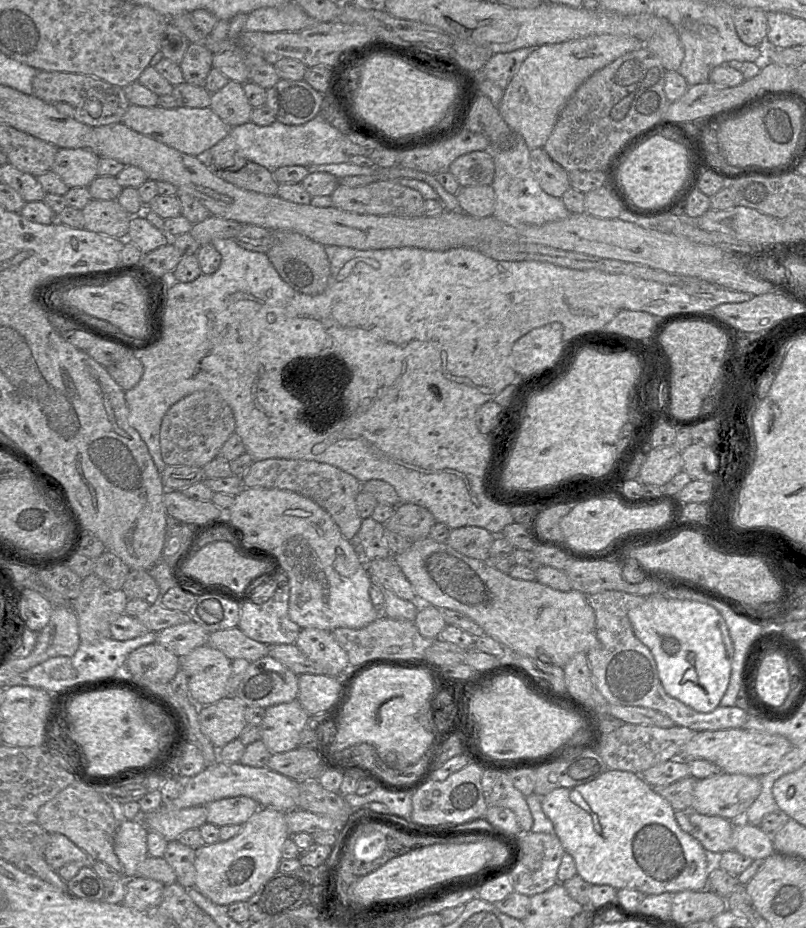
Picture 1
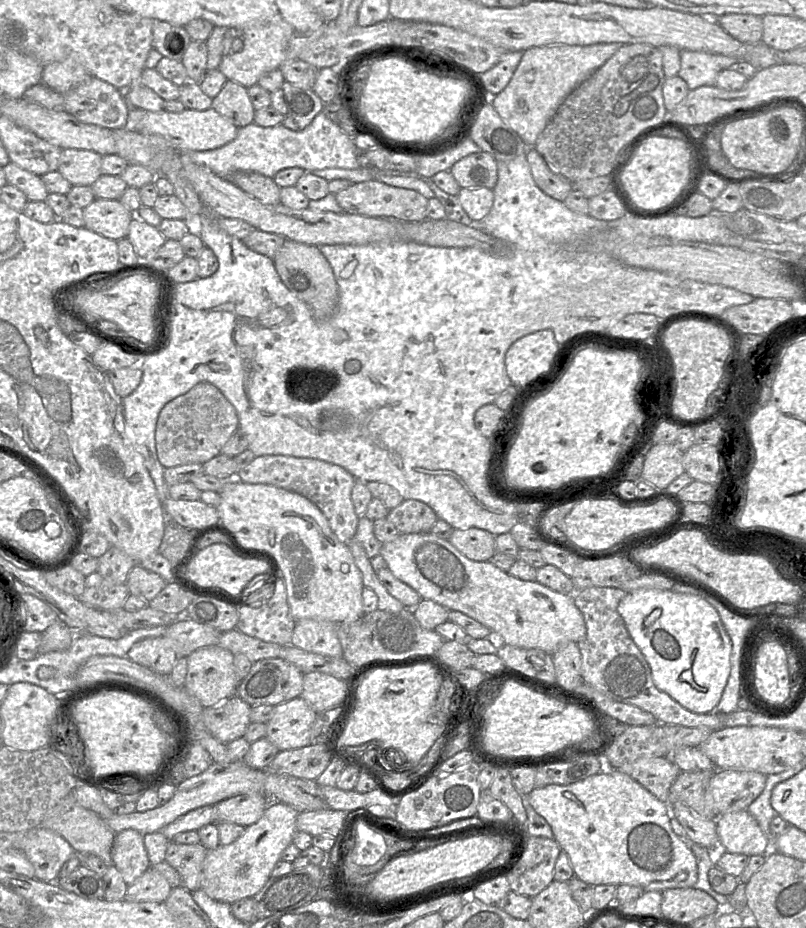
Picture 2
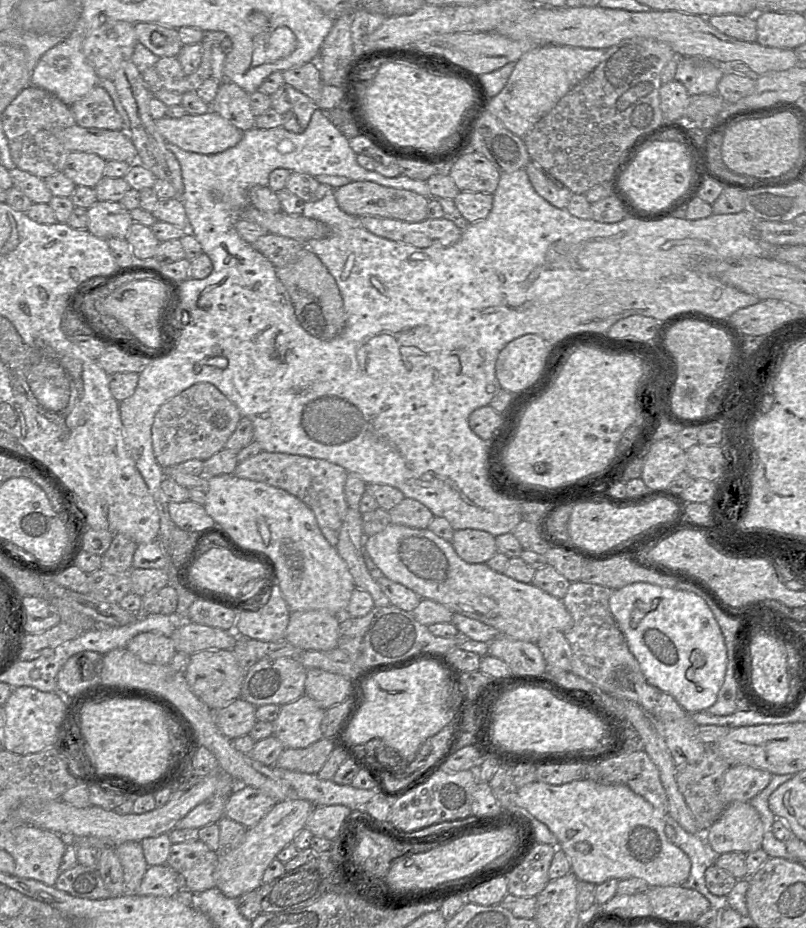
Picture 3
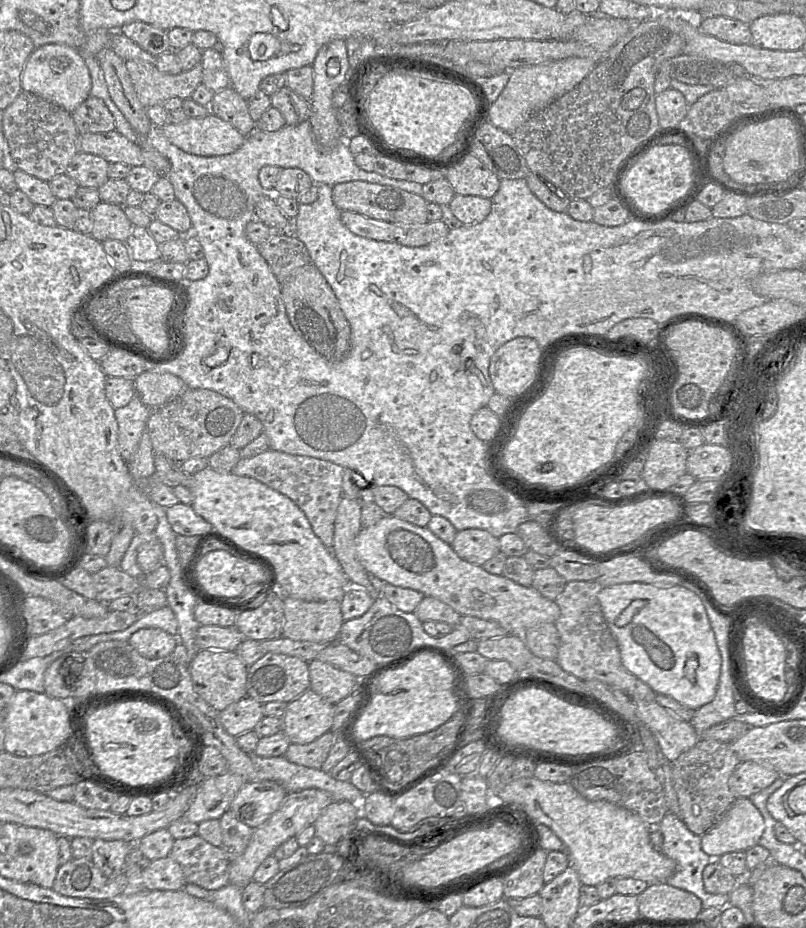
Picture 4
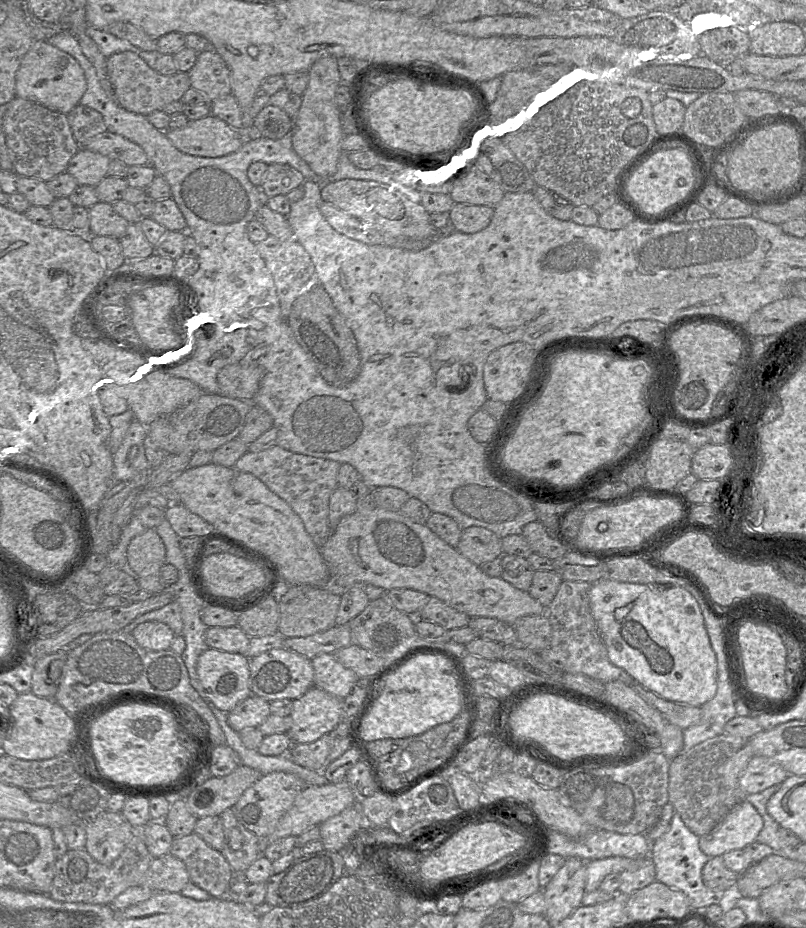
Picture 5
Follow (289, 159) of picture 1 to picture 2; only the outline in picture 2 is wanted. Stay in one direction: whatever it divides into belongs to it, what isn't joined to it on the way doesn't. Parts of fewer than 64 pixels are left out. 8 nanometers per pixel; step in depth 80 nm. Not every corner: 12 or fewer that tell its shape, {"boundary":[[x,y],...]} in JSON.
{"boundary":[[322,111],[303,130],[239,128],[213,150],[180,152],[222,178],[357,169],[353,138]]}

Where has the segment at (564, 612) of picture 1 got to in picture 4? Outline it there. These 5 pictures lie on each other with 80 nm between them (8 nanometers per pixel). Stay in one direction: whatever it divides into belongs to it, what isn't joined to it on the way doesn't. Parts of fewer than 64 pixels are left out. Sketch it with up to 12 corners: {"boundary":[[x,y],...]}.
{"boundary":[[393,515],[362,528],[359,562],[508,634],[555,623],[556,602],[463,560]]}

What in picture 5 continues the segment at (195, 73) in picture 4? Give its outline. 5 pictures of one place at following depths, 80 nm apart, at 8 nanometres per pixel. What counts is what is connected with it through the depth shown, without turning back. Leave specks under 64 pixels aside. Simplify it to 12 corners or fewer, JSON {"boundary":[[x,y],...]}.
{"boundary":[[133,52],[107,58],[114,99],[148,116],[180,101],[187,72],[162,75]]}

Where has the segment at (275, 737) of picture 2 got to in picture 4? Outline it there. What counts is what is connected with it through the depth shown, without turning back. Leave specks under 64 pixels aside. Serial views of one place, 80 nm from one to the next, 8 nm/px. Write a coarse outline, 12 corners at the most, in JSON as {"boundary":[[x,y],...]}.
{"boundary":[[308,689],[287,704],[283,733],[309,744],[331,731],[334,705]]}

